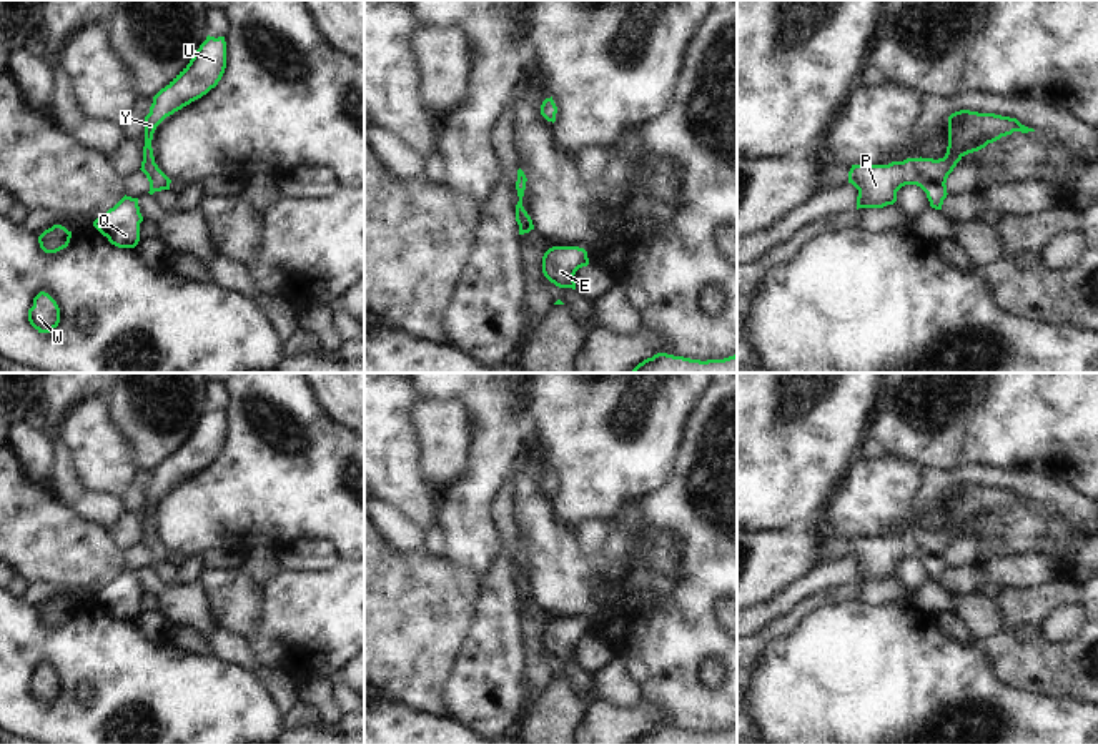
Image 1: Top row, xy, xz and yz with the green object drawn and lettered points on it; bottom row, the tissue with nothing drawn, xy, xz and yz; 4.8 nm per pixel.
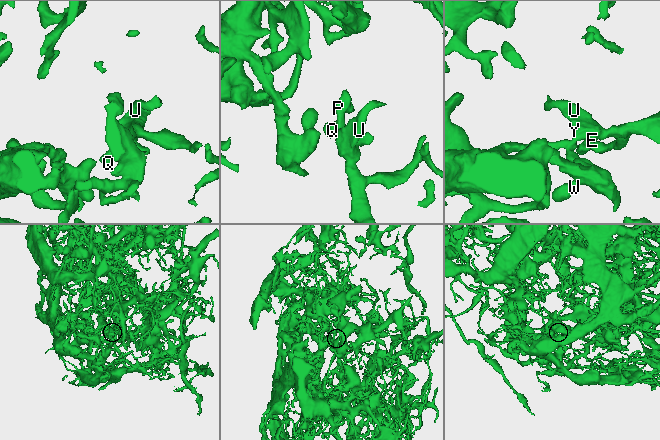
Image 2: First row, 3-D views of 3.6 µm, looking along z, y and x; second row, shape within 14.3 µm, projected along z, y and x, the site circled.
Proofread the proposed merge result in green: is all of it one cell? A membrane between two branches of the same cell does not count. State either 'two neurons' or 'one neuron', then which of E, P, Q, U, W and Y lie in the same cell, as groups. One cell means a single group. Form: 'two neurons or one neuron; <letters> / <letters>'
one neuron; E P Q U W Y

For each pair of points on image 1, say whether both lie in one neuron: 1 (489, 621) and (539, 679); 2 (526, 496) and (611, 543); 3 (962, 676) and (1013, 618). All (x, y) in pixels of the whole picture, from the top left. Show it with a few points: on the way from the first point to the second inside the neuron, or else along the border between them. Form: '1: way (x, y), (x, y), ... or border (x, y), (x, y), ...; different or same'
1: border (519, 623), (526, 698); different
2: border (629, 541), (621, 556), (608, 560), (601, 553); different
3: border (985, 654), (995, 676), (1008, 686); different

